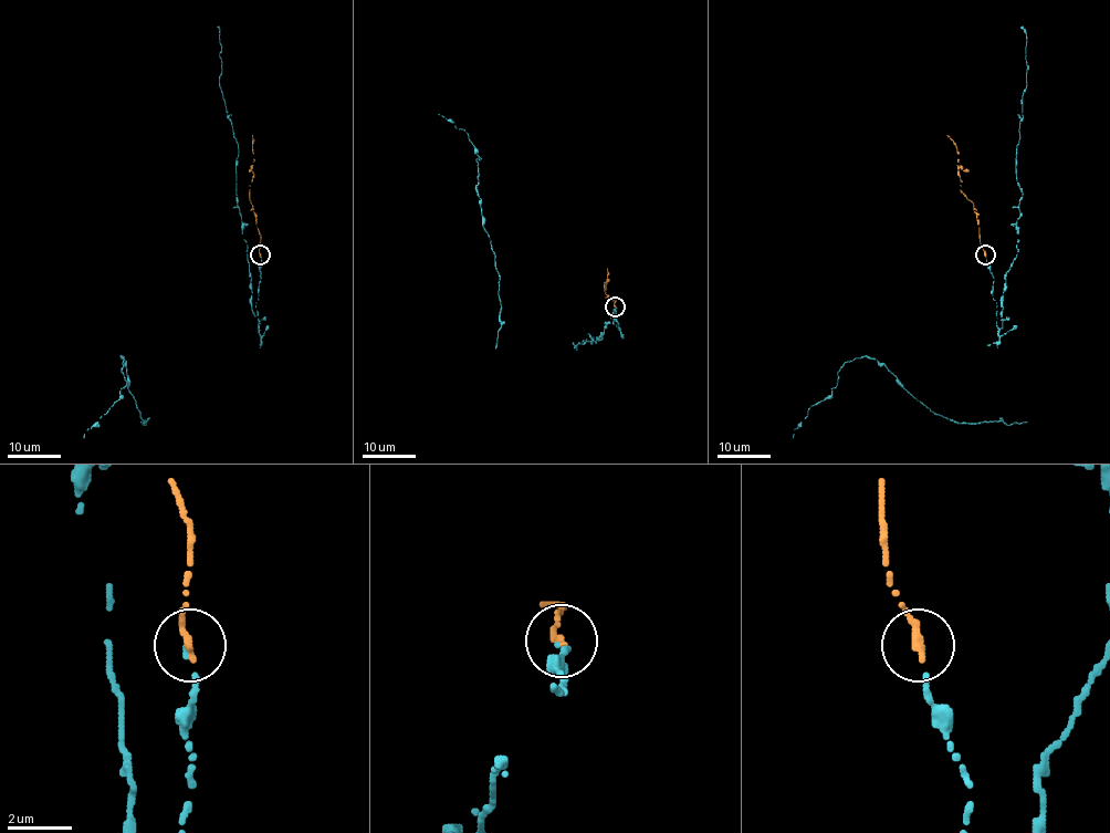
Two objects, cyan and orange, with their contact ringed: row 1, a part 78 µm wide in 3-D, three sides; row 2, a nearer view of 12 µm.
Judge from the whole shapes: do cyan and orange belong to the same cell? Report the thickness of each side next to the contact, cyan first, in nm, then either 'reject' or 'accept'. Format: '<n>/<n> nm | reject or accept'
110/280 nm | accept

